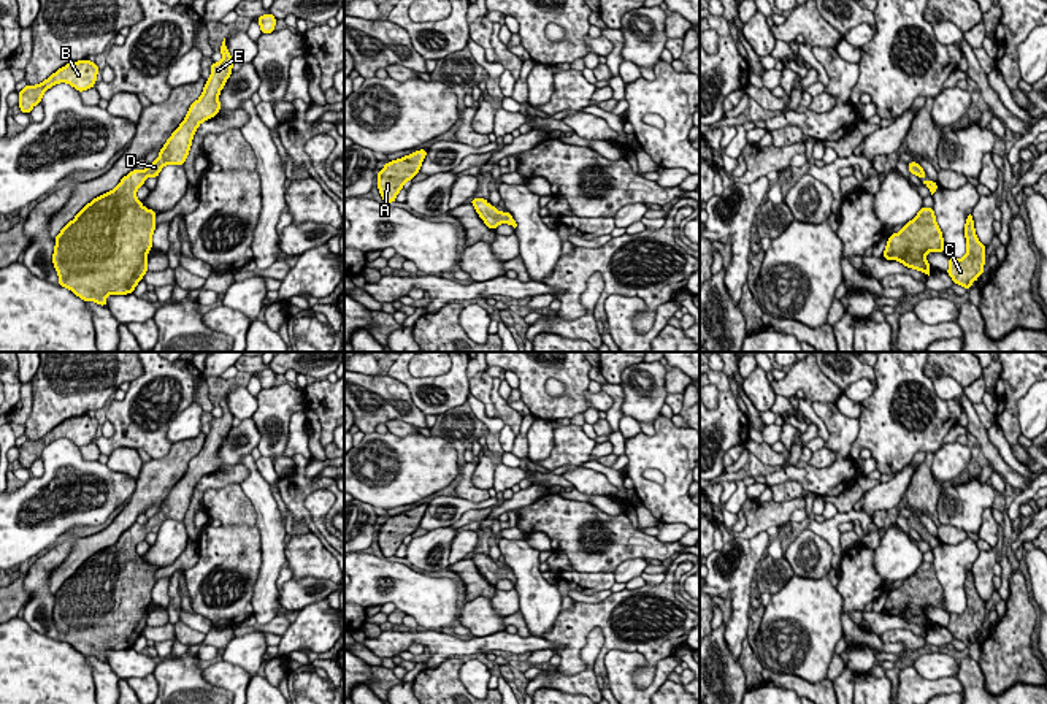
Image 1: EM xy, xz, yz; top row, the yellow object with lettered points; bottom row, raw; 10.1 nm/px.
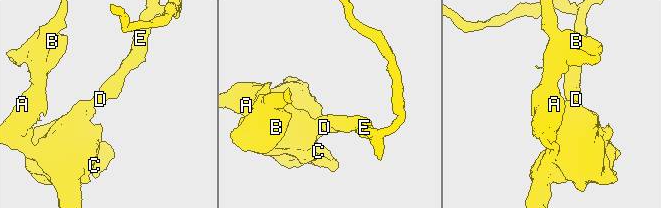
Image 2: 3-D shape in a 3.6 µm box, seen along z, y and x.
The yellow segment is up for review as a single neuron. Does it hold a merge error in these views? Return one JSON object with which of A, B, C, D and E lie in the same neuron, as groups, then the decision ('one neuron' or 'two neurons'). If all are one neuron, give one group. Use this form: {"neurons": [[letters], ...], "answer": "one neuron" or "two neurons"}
{"neurons": [["A", "B", "C", "D", "E"]], "answer": "one neuron"}

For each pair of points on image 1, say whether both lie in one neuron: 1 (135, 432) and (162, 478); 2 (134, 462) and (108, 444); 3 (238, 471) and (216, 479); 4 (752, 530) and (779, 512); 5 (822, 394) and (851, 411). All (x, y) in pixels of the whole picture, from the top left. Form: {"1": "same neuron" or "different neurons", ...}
{"1": "different neurons", "2": "different neurons", "3": "same neuron", "4": "same neuron", "5": "different neurons"}

